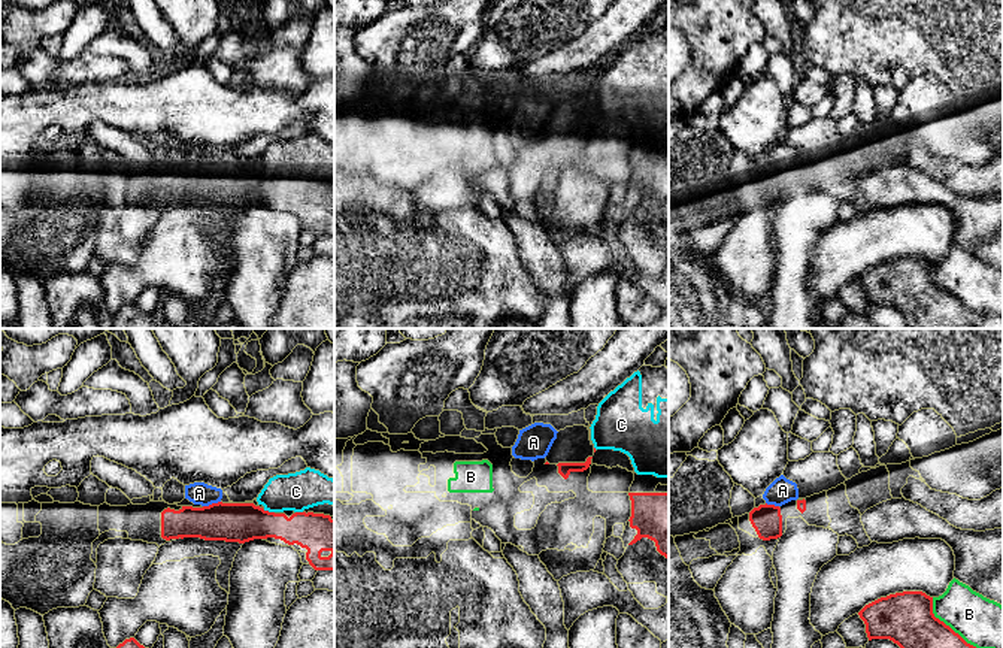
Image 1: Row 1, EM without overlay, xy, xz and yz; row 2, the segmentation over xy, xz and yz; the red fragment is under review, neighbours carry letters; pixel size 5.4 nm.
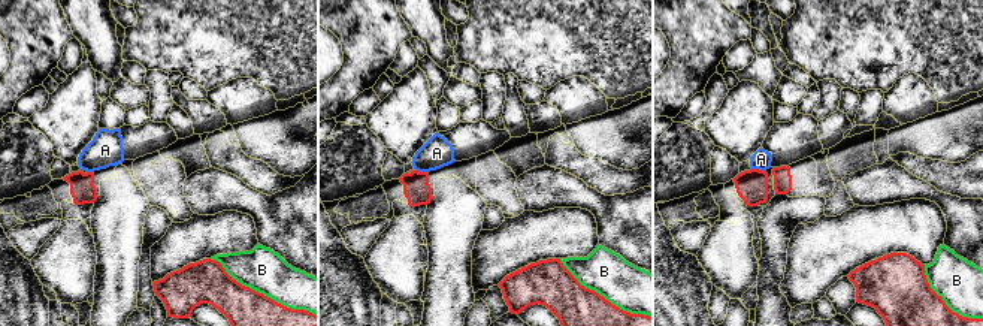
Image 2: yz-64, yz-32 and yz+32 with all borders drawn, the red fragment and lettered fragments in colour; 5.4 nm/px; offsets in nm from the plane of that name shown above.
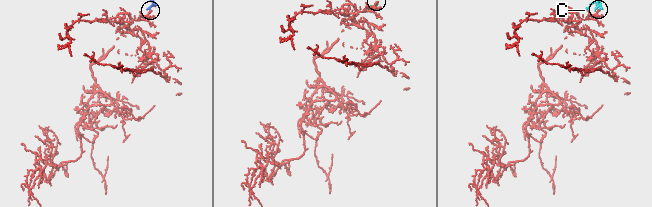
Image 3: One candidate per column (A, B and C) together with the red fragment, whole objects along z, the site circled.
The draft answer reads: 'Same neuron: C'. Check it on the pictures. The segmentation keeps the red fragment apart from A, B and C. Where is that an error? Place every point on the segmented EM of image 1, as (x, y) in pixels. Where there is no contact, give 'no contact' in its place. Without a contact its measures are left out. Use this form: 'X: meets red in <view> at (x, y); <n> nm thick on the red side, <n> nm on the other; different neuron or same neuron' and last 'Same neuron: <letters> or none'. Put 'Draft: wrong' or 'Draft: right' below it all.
A: meets red in xy at (211, 505); 220 nm thick on the red side, 120 nm on the other; different neuron
B: meets red in yz at (945, 624); 280 nm thick on the red side, 260 nm on the other; different neuron
C: meets red in xy at (267, 511); 220 nm thick on the red side, 200 nm on the other; same neuron
Same neuron: C
Draft: right

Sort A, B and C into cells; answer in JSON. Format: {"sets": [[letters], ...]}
{"sets": [["A"], ["B"], ["C"]]}

